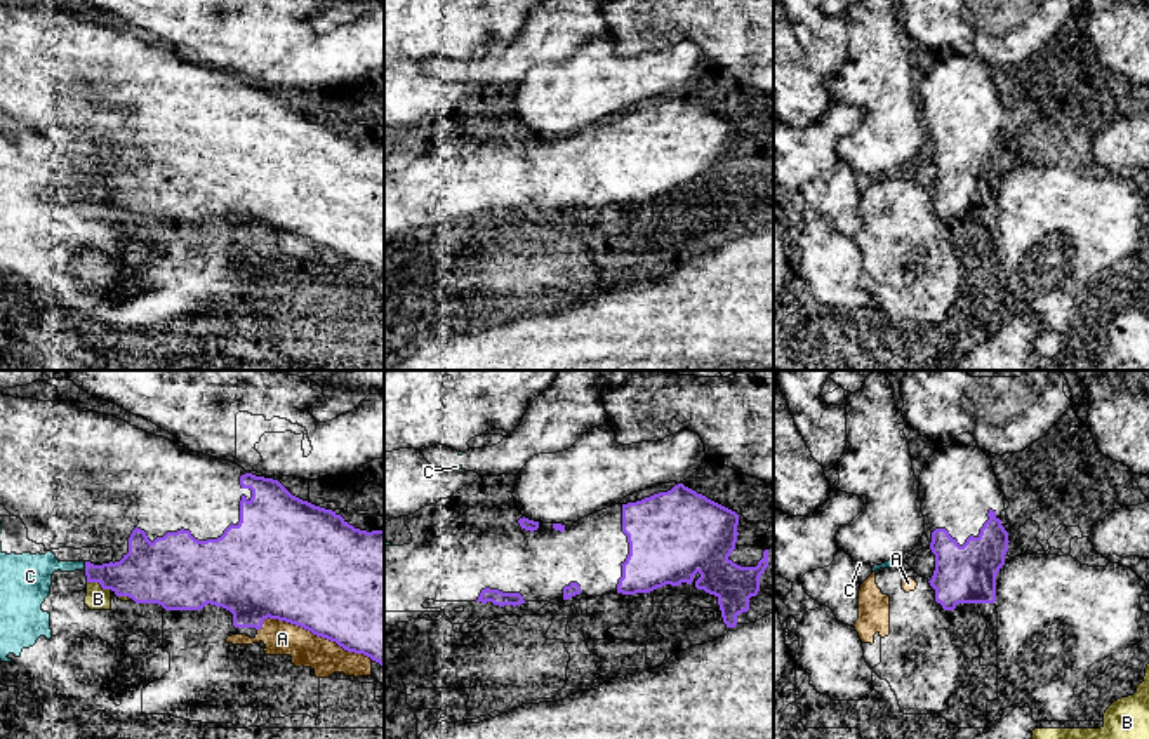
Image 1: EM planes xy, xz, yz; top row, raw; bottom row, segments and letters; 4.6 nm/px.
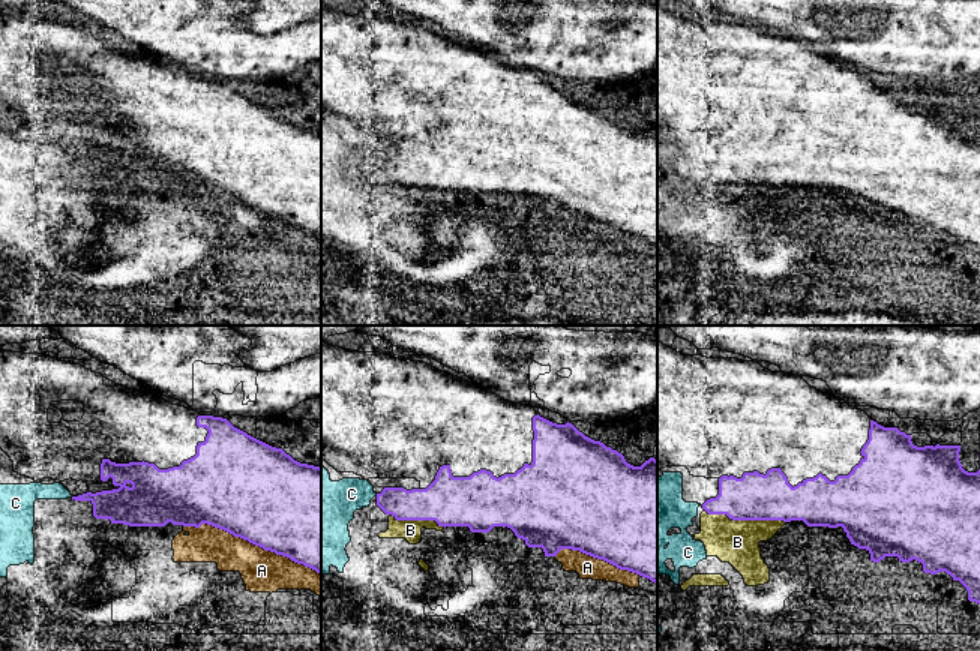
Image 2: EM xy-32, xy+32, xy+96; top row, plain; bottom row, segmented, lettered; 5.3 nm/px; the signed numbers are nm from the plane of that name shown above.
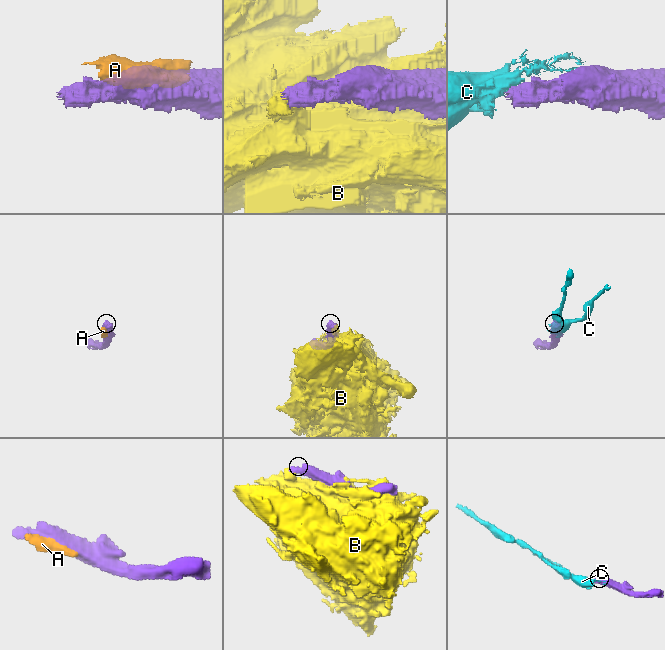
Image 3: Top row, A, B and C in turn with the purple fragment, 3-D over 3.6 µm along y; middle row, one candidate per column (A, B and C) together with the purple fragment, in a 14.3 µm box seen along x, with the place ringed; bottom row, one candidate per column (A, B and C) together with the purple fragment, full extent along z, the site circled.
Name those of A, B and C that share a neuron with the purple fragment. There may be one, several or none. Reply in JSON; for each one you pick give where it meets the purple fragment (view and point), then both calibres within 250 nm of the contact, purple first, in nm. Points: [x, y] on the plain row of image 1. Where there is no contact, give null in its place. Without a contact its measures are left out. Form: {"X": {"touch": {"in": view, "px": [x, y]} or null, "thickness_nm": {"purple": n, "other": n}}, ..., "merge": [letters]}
{"merge": []}

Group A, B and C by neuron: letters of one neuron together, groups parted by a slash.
A C / B

